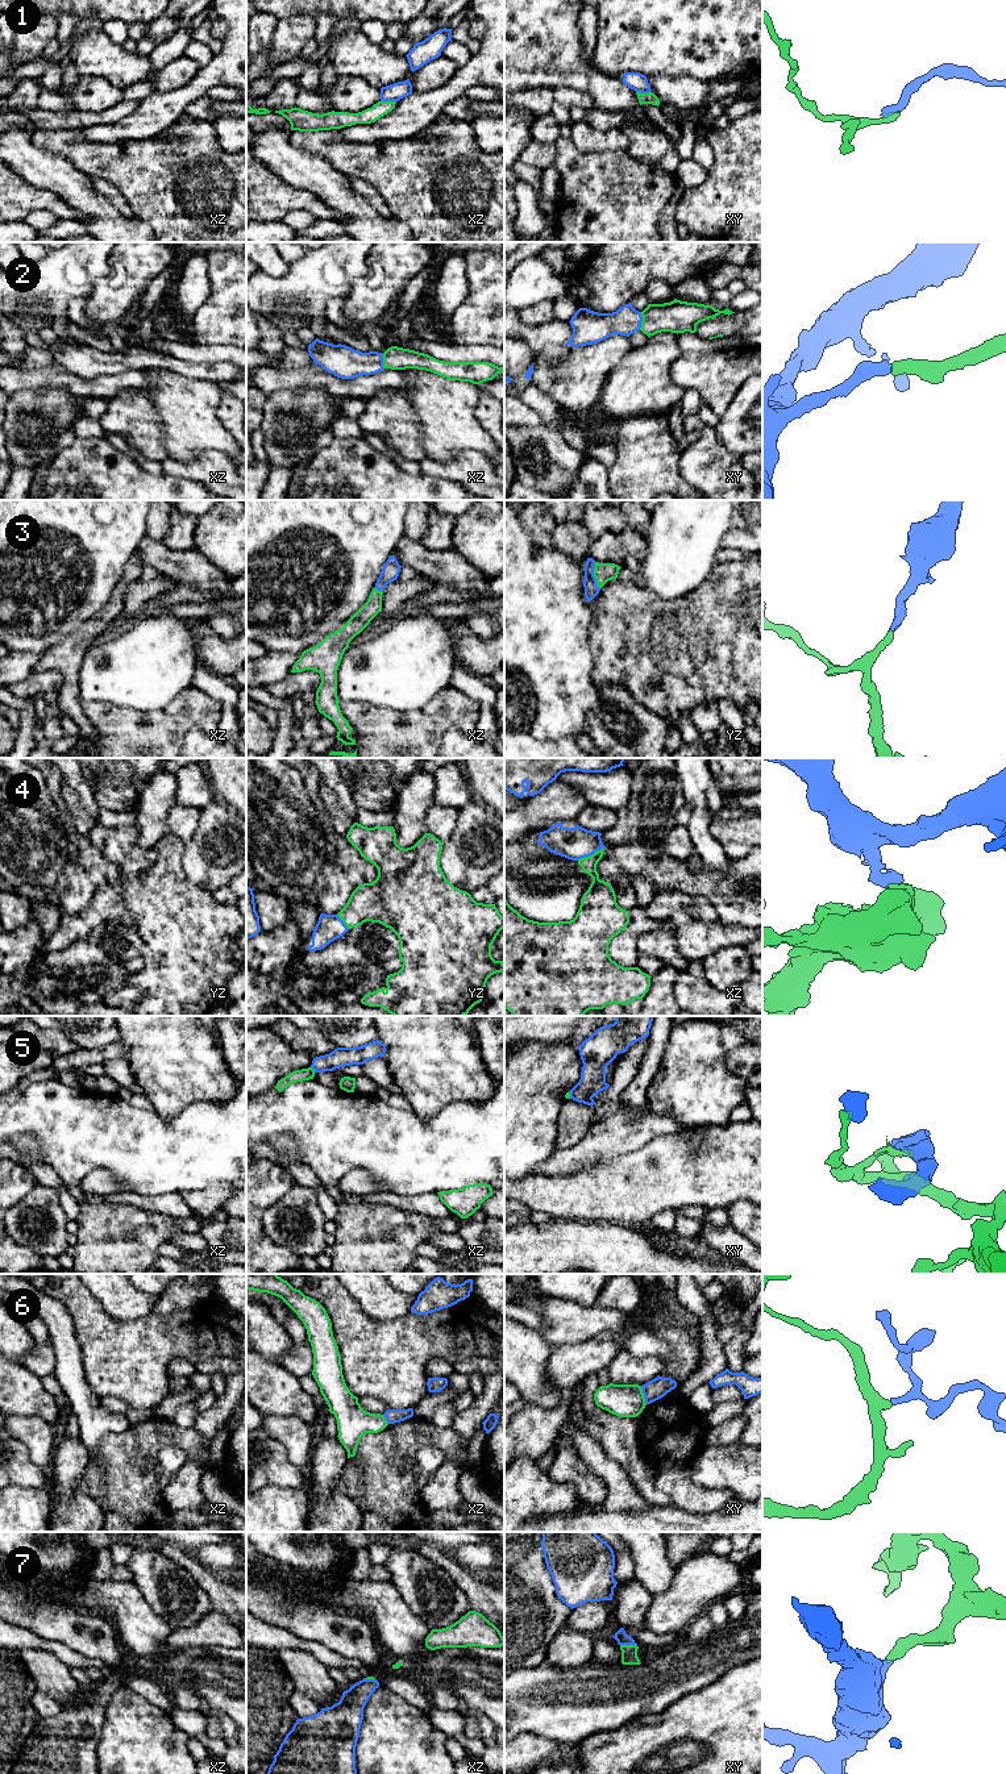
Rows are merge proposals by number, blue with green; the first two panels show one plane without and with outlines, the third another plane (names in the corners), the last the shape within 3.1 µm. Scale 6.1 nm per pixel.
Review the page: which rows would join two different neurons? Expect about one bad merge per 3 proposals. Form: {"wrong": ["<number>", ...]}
{"wrong": ["1", "5", "6"]}

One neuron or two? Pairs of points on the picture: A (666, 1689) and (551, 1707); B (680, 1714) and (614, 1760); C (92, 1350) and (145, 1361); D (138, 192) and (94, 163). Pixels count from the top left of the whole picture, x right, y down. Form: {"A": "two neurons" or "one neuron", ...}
{"A": "one neuron", "B": "one neuron", "C": "one neuron", "D": "one neuron"}

